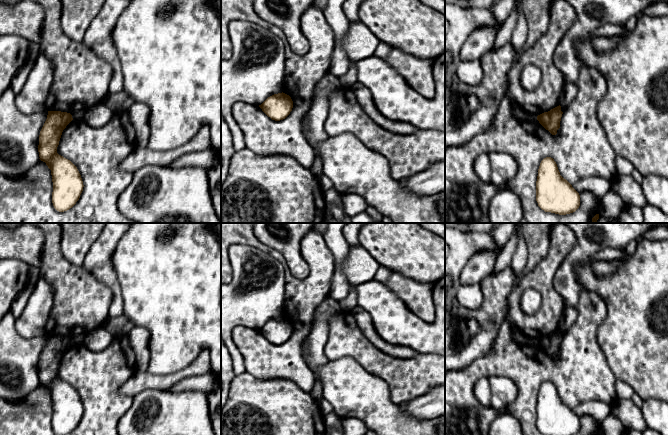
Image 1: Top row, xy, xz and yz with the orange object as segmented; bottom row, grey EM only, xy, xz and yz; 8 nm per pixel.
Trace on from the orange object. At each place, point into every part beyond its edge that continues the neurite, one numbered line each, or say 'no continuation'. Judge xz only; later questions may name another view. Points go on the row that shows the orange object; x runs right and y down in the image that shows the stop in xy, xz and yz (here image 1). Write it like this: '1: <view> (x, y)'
no continuation

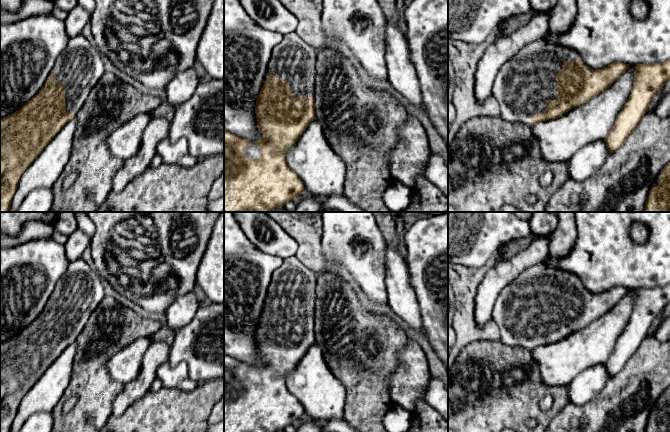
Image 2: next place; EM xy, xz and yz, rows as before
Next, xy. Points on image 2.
no continuation

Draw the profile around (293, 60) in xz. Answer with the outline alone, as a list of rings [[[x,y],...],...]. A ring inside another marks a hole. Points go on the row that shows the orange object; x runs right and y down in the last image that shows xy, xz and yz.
[[[295,32],[284,35],[273,48],[264,81],[272,71],[276,78],[289,82],[293,97],[315,98],[316,120],[321,124],[330,147],[346,165],[344,196],[364,212],[391,212],[382,198],[383,193],[396,182],[390,172],[389,162],[391,152],[399,140],[399,128],[408,118],[406,109],[391,94],[381,93],[364,84],[353,59],[328,48],[316,50]]]

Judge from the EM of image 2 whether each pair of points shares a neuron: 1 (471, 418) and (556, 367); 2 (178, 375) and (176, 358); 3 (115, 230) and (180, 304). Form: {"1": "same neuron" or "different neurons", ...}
{"1": "different neurons", "2": "different neurons", "3": "different neurons"}

